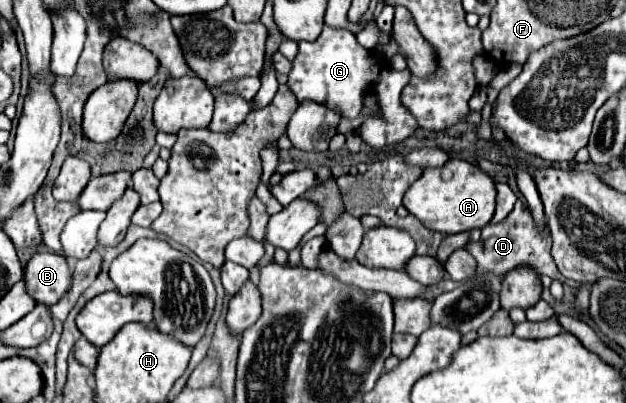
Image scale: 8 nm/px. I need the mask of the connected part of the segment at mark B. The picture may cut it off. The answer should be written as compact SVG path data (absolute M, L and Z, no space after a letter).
M34 254L24 270L28 294L46 306L56 304L72 286L72 268L60 254Z

